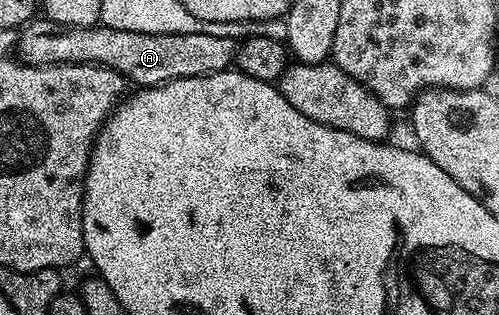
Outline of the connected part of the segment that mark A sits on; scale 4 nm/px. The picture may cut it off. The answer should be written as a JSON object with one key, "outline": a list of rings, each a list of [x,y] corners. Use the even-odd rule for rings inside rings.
{"outline":[[[32,20],[18,31],[17,53],[28,66],[62,66],[85,62],[107,66],[139,88],[164,86],[178,78],[216,74],[235,61],[234,38],[205,36],[205,32],[184,34],[142,34],[114,30],[102,24],[63,26],[50,20]]]}

